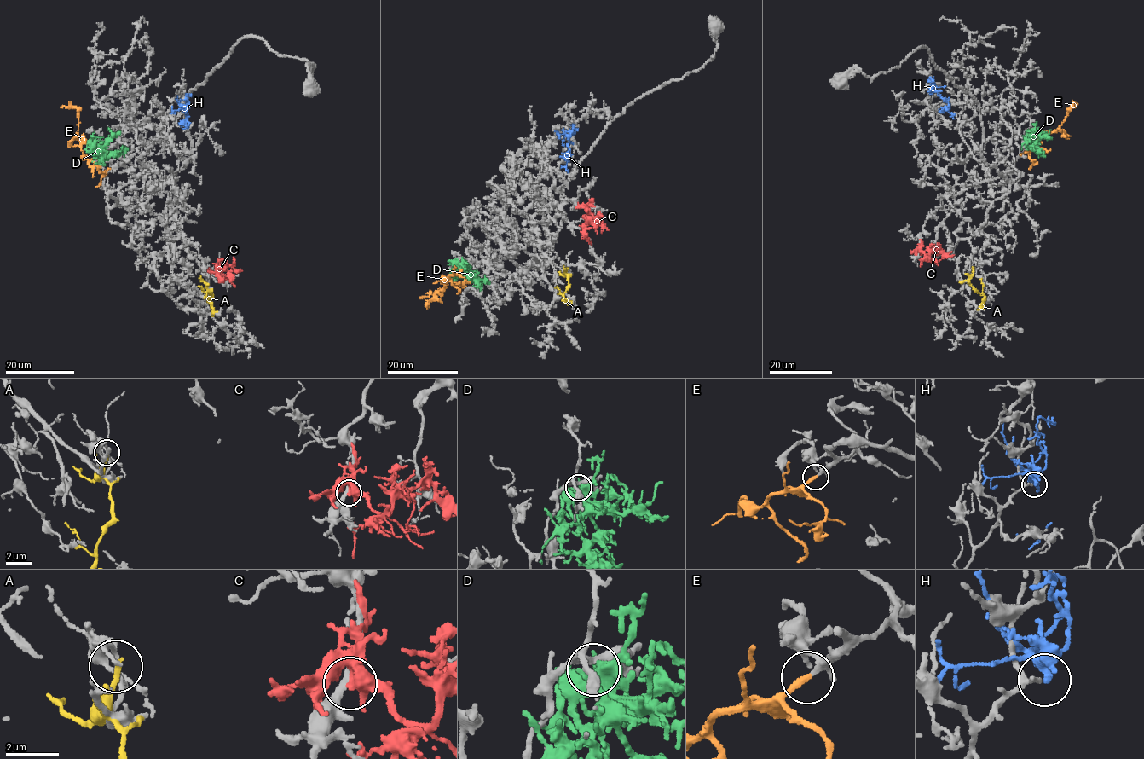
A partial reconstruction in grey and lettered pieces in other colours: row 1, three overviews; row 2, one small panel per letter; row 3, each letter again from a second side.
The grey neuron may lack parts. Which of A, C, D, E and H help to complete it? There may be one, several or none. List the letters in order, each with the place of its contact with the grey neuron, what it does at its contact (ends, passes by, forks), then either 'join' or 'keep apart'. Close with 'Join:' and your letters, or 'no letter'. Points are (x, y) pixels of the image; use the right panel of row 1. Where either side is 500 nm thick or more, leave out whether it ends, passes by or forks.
A: (965, 274) | it ends | keep apart
C: (919, 251) | it forks | keep apart
D: (1031, 130) | keep apart
E: (1026, 151) | it ends | join
H: (930, 92) | it passes by | keep apart
Join: E

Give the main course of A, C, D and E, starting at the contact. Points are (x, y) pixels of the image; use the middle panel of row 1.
A: (567, 268), (569, 286), (564, 292), (565, 298)
C: (586, 208), (596, 219), (590, 221), (585, 228), (584, 234), (591, 244)
D: (455, 264), (465, 271), (465, 275), (487, 280), (485, 284)
E: (462, 270), (447, 278), (442, 277), (443, 287), (436, 291), (439, 292), (419, 298)

